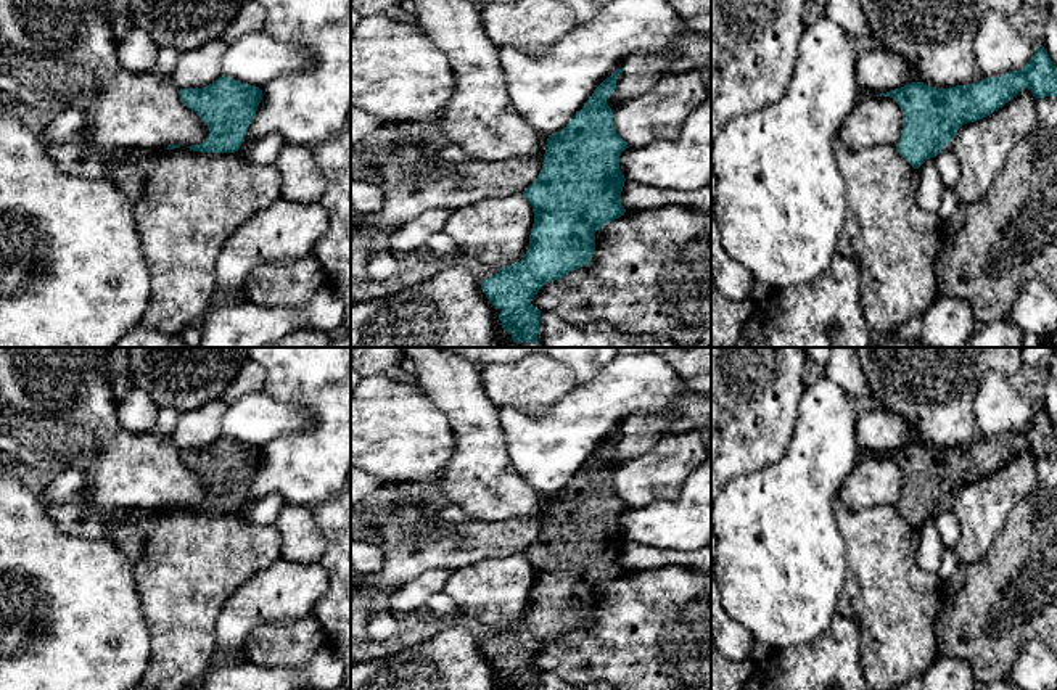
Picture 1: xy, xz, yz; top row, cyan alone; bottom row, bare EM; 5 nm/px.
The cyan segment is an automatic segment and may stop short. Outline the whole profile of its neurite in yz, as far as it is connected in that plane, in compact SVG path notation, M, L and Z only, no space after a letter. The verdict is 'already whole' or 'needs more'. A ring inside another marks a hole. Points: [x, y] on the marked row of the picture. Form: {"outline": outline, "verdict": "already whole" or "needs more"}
{"outline": "M1043 45L1022 69L1001 77L949 88L911 82L877 97L898 101L903 111L903 130L896 151L919 169L927 159L941 153L964 124L993 114L1023 88L1028 88L1036 100L1057 97L1057 68Z", "verdict": "already whole"}

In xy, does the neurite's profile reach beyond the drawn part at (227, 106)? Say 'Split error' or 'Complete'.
Complete

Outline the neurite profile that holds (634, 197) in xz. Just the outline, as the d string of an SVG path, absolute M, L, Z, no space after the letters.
M626 180L621 191L621 204L626 211L644 211L668 204L681 204L692 209L711 211L711 185L705 183L700 190L685 193Z

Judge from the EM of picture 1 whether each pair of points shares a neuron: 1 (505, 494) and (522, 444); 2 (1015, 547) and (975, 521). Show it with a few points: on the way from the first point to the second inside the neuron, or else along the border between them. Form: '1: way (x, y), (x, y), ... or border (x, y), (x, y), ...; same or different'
1: border (502, 431), (514, 468), (539, 494); different
2: border (1017, 504), (990, 549), (970, 563); different

